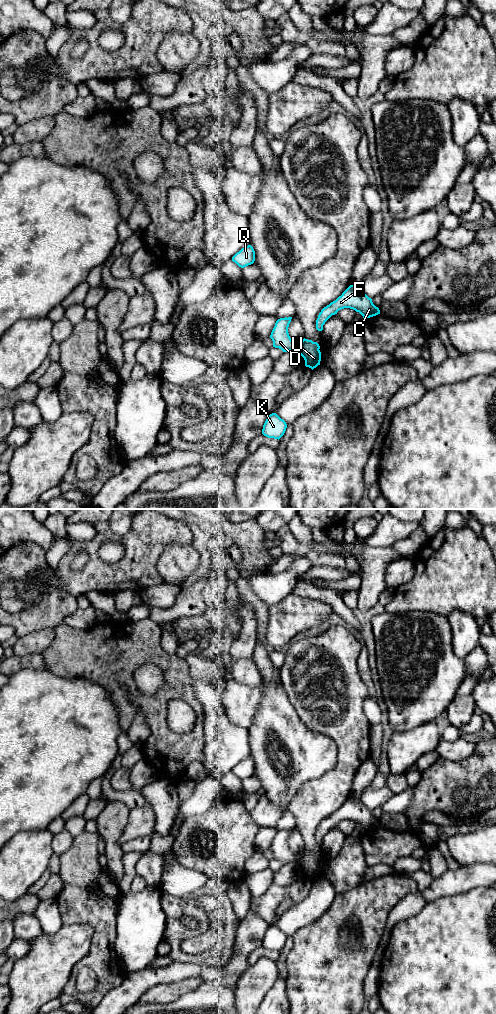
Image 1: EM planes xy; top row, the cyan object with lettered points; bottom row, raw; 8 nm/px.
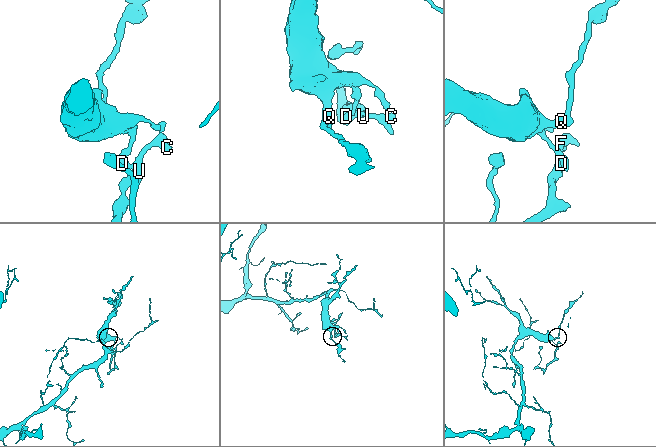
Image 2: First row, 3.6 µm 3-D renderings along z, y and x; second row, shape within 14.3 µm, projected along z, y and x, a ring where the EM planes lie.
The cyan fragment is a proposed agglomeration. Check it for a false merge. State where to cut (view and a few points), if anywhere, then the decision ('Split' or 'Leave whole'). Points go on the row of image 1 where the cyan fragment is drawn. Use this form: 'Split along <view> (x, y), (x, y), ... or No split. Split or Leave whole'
Split along xy (297, 344), (294, 350). Split

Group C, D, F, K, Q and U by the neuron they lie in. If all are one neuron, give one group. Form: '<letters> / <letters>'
C F K U / D Q

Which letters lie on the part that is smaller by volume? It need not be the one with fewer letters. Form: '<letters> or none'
C, F, K, U

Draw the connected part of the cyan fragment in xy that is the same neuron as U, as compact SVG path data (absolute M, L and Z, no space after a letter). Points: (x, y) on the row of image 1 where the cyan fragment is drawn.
M304 338L297 343L295 351L304 358L305 366L313 370L320 365L321 352L319 349L320 346L317 342Z

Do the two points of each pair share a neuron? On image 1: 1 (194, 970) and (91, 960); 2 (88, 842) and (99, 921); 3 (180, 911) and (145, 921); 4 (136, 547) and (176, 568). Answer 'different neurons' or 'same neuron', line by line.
1: different neurons
2: same neuron
3: different neurons
4: different neurons

